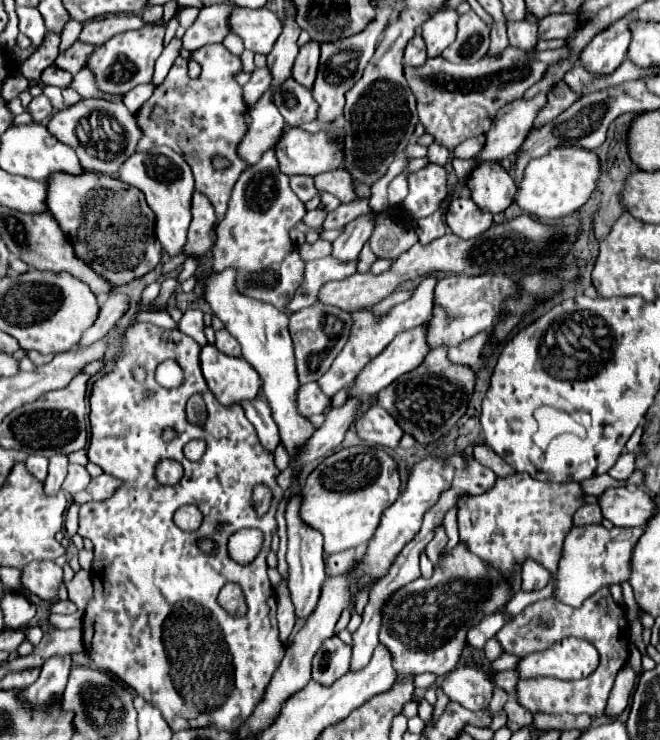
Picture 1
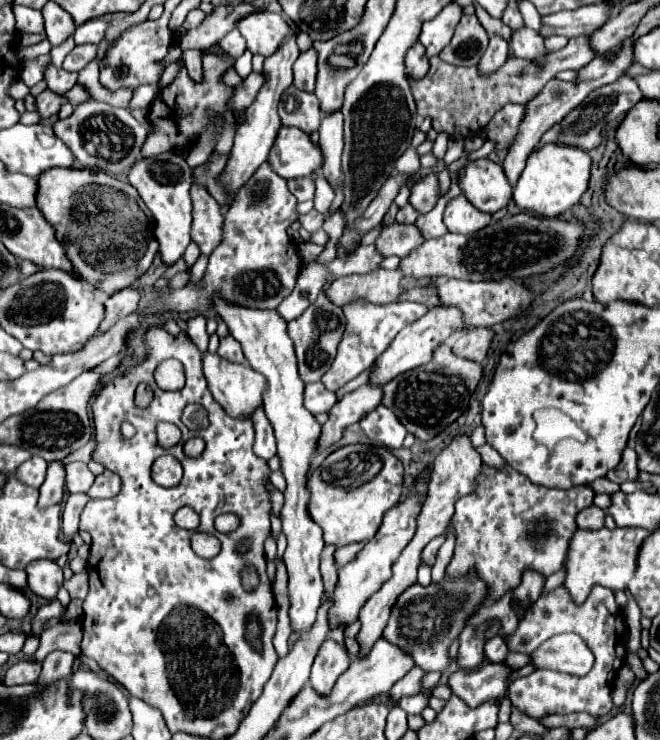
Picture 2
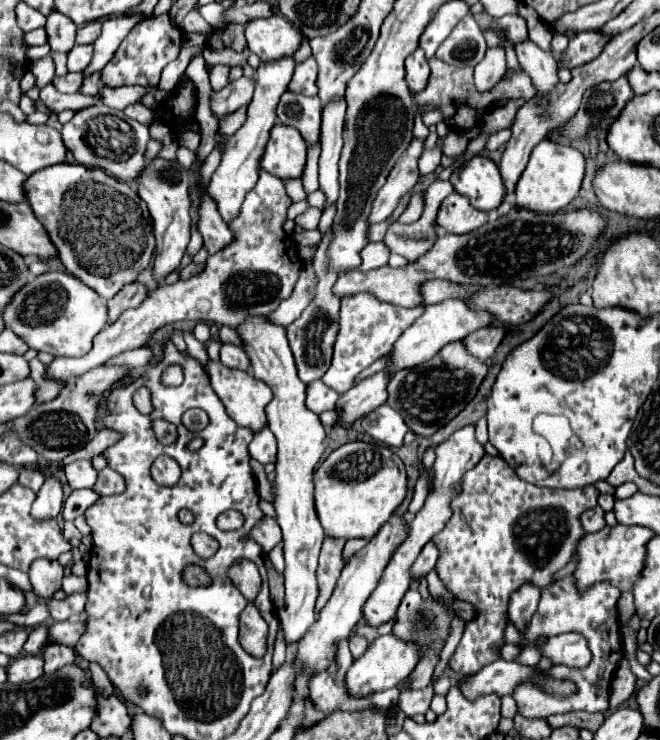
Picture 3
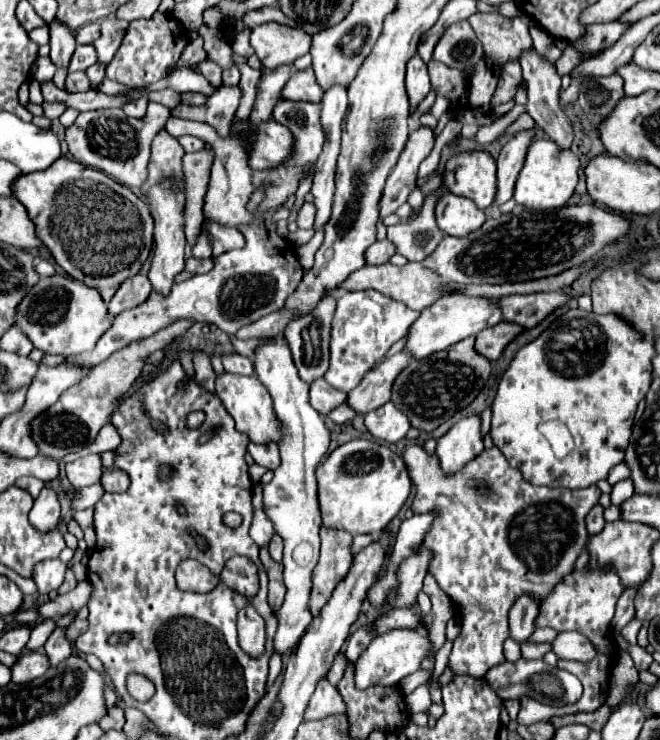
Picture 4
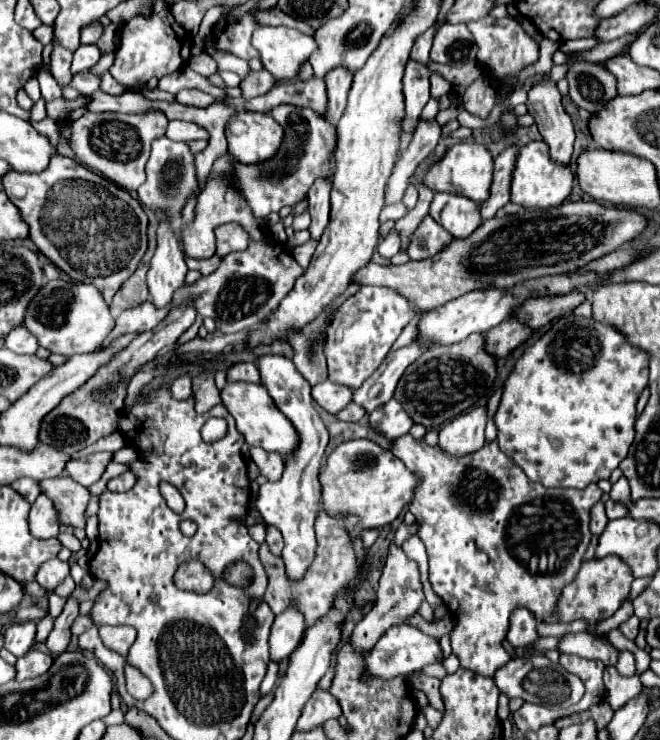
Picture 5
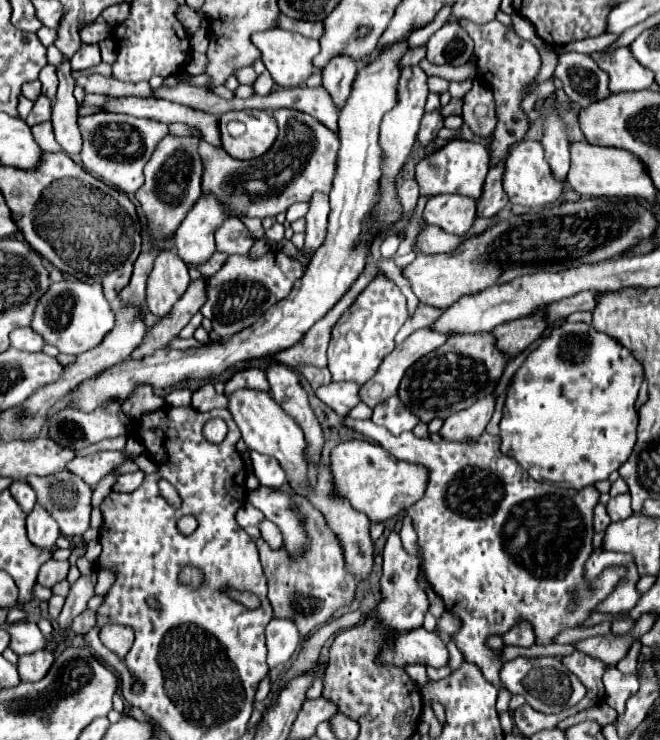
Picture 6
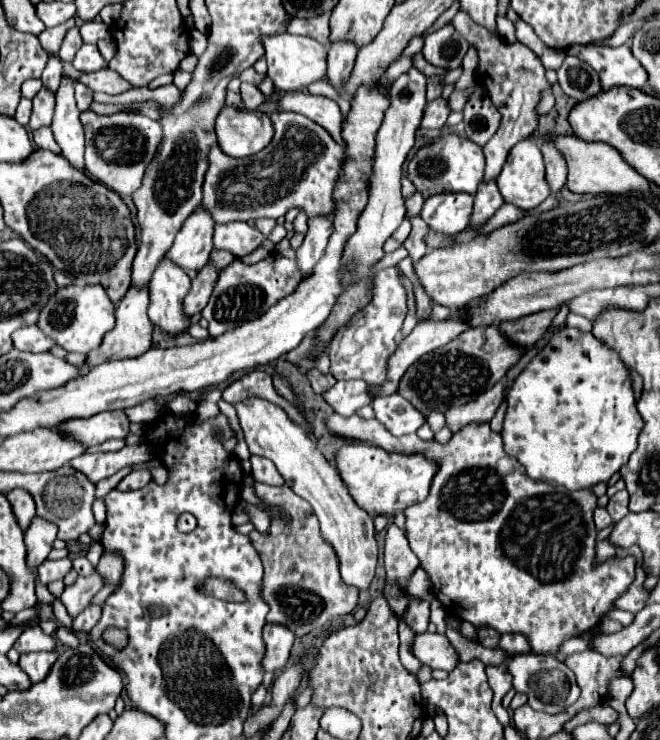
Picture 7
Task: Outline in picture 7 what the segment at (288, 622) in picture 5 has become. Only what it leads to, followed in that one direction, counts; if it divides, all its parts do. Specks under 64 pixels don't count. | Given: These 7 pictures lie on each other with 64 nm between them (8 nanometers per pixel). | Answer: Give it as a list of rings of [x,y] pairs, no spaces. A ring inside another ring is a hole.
[[[266,624],[264,642],[266,642],[266,656],[262,660],[264,670],[280,672],[290,658],[290,650],[294,644],[294,632],[284,628],[282,624]]]

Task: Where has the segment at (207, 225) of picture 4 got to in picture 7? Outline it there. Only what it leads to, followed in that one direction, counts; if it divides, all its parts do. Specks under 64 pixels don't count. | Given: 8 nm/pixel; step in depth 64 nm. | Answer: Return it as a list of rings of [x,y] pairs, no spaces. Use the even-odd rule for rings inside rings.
[[[246,222],[218,224],[214,230],[214,246],[232,252],[238,258],[256,250],[262,244],[262,240],[264,236]]]

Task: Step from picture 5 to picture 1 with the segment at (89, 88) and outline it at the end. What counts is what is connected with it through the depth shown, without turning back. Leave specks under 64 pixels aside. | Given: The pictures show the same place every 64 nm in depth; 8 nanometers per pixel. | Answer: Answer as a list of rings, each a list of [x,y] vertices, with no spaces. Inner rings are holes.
[[[48,66],[40,76],[42,84],[52,84],[52,86],[58,86],[58,88],[68,88],[70,80],[72,80],[72,74],[60,70],[58,66]]]

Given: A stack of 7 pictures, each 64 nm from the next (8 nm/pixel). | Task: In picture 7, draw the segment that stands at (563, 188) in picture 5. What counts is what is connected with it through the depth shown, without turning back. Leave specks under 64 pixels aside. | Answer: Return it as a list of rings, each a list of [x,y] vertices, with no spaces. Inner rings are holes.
[[[522,140],[510,150],[498,176],[498,188],[508,204],[522,210],[536,208],[552,194],[546,182],[542,152],[534,140]]]

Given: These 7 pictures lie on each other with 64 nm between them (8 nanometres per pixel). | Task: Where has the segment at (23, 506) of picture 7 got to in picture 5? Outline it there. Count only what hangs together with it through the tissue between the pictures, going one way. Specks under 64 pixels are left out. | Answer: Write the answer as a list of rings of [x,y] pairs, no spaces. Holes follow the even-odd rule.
[[[20,478],[20,480],[12,482],[10,486],[12,486],[14,490],[18,490],[28,502],[34,502],[34,500],[38,498],[38,494],[42,492],[38,480],[32,480],[32,478]]]

